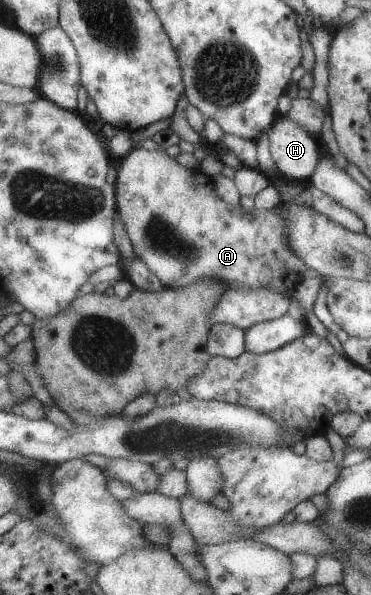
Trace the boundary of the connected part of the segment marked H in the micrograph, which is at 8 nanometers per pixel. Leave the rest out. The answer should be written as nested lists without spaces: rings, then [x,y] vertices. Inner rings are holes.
[[[278,115],[266,132],[280,172],[288,179],[309,181],[322,156],[318,138],[283,115]]]

